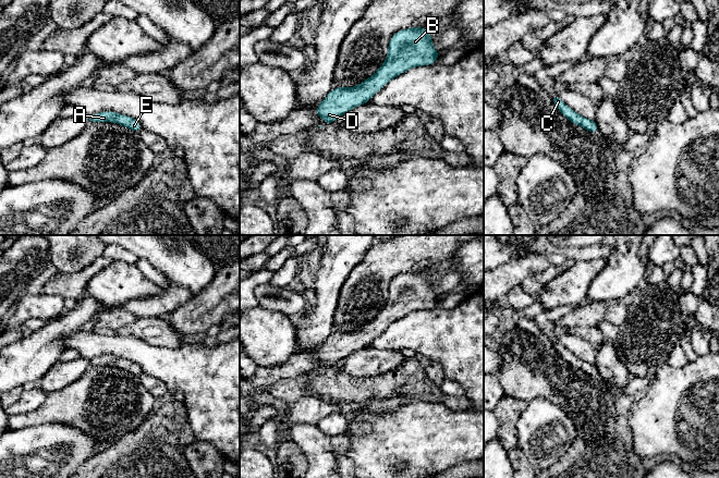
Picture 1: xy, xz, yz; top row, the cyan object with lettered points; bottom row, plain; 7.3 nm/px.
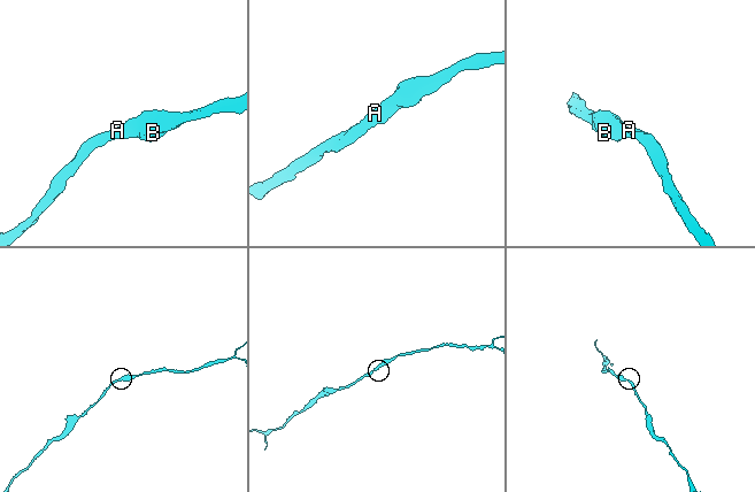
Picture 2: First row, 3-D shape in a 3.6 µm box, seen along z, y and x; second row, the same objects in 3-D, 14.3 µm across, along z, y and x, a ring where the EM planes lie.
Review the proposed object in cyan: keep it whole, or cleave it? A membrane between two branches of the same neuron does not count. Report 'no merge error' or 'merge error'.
no merge error

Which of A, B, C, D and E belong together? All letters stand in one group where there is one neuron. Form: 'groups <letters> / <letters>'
groups A B C D E

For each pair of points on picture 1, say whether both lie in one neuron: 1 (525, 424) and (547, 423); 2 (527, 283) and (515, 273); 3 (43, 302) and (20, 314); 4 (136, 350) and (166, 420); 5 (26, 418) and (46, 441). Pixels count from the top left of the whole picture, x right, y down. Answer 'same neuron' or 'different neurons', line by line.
1: same neuron
2: different neurons
3: same neuron
4: different neurons
5: different neurons

